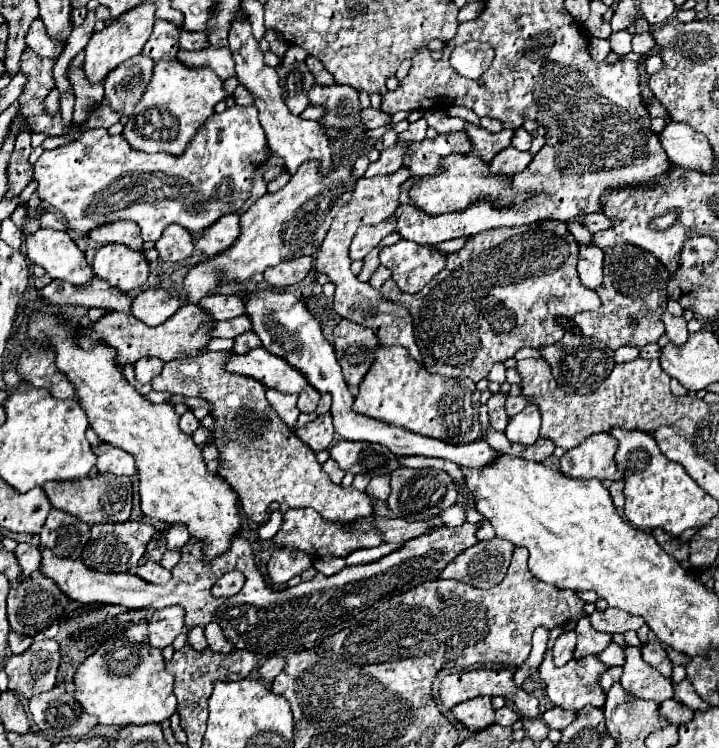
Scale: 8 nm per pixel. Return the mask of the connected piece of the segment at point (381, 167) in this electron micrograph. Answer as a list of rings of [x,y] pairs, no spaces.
[[[392,145],[380,153],[380,159],[370,163],[364,177],[376,177],[376,175],[392,175],[402,167],[402,149],[404,145]]]

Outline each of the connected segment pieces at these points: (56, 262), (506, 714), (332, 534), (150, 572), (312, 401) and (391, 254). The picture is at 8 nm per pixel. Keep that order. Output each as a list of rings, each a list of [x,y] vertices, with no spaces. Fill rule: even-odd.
[[[38,229],[34,235],[26,237],[26,253],[28,259],[44,267],[52,279],[68,281],[76,287],[86,287],[94,279],[86,255],[66,231]]]
[[[502,707],[502,709],[498,709],[496,711],[496,723],[498,725],[514,725],[516,721],[520,721],[520,715],[514,711],[514,709],[510,709],[510,707]]]
[[[288,509],[284,513],[284,521],[280,525],[280,531],[272,537],[272,543],[276,547],[294,547],[294,549],[300,549],[300,551],[304,551],[304,553],[308,553],[312,557],[324,557],[326,555],[346,557],[354,549],[376,547],[376,545],[382,543],[382,539],[378,539],[378,533],[372,533],[374,529],[370,529],[370,521],[372,521],[372,517],[356,521],[358,529],[346,531],[346,529],[342,529],[342,523],[322,521],[322,517],[314,509]]]
[[[148,561],[148,563],[140,565],[140,567],[136,567],[134,573],[136,573],[138,577],[142,577],[144,581],[156,583],[156,585],[164,585],[164,583],[168,583],[170,577],[172,577],[172,573],[170,573],[168,569],[164,569],[160,563],[152,563],[152,561]]]
[[[306,387],[302,393],[300,393],[300,397],[298,397],[298,409],[302,411],[302,413],[314,413],[314,409],[316,409],[316,405],[318,405],[318,399],[320,399],[320,393],[314,389],[314,387]]]
[[[398,241],[396,245],[384,247],[380,251],[380,265],[388,267],[392,271],[392,279],[404,293],[418,293],[444,265],[442,253],[438,253],[432,247],[426,245],[414,245],[412,241]]]

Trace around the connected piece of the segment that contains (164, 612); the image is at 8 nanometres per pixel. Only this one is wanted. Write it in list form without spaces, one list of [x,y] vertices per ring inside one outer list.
[[[174,605],[174,607],[158,609],[148,621],[150,645],[164,649],[182,633],[182,629],[184,629],[184,609],[182,607]]]

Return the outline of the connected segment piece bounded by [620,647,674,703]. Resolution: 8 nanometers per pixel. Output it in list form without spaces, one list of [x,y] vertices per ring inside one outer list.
[[[626,647],[624,653],[626,663],[620,685],[628,695],[636,699],[650,699],[656,703],[662,703],[674,695],[670,679],[662,677],[656,669],[650,669],[650,665],[642,661],[642,653],[638,647]]]

